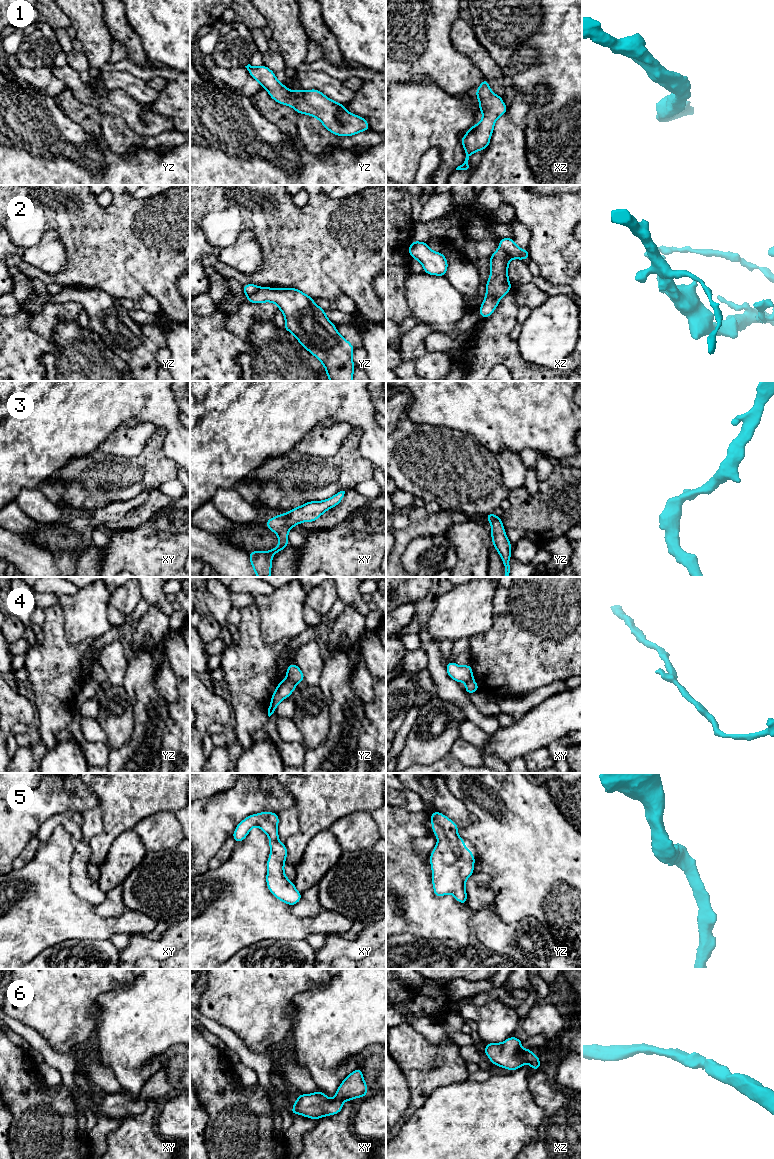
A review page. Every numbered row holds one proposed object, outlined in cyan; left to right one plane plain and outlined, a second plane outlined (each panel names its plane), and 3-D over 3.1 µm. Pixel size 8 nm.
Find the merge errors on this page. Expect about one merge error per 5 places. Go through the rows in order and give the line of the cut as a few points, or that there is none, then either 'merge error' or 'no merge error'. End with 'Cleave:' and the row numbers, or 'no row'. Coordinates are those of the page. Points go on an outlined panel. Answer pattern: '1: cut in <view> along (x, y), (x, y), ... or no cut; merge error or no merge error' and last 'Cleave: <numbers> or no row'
1: no cut; no merge error
2: cut in xz along (499, 246), (511, 257); merge error
3: no cut; no merge error
4: cut in yz along (287, 677), (295, 684); merge error
5: no cut; no merge error
6: no cut; no merge error
Cleave: 2, 4

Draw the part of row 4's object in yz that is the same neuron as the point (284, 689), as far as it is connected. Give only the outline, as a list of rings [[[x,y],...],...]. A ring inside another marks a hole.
[[[288,678],[281,680],[274,691],[271,702],[268,708],[268,716],[270,717],[276,710],[276,707],[281,701],[291,696],[296,689],[296,684],[291,682]]]

